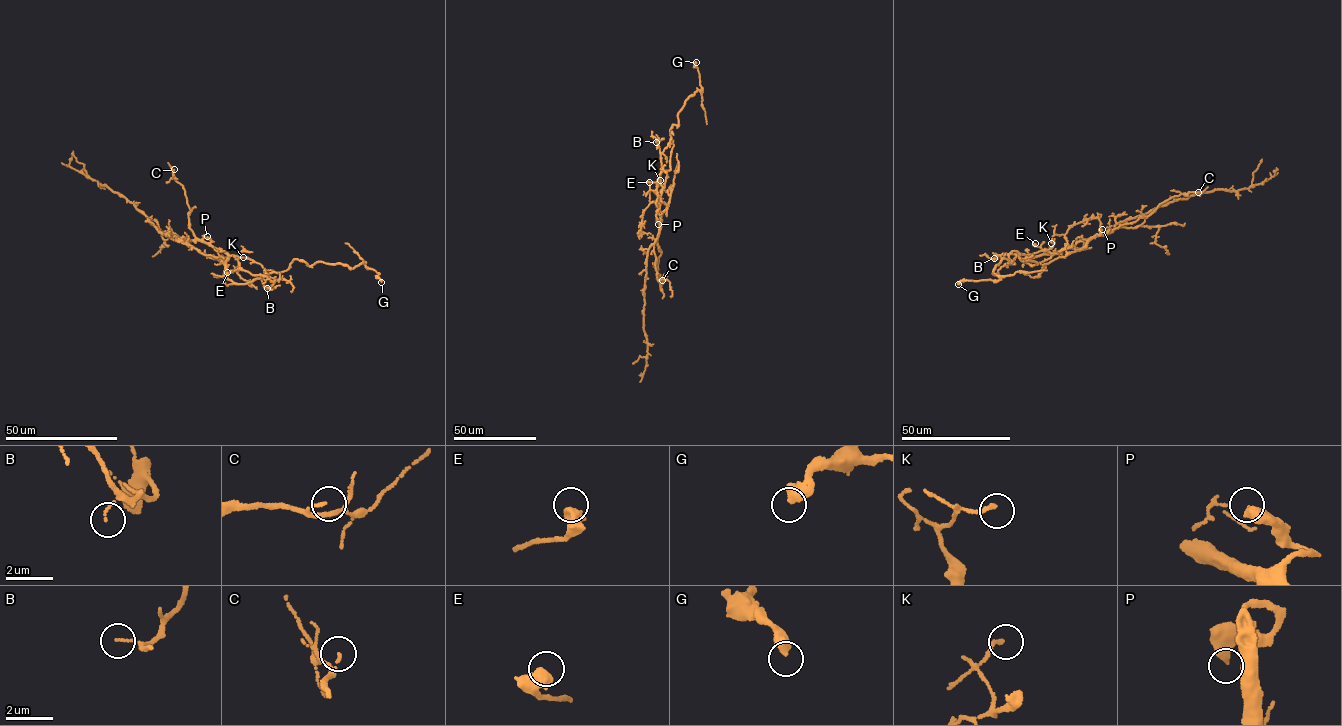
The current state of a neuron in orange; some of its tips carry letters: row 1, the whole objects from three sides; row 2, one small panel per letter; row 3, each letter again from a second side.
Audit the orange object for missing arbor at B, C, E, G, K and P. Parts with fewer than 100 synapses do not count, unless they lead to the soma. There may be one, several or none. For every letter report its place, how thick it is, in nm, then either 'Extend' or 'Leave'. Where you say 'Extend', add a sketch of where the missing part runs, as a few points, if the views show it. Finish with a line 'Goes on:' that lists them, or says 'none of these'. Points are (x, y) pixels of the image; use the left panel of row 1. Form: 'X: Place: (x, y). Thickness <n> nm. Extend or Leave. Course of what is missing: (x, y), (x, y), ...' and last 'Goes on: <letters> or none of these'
B: Place: (267, 288). Thickness 100 nm. Leave
C: Place: (174, 169). Thickness 90 nm. Leave
E: Place: (227, 272). Thickness 440 nm. Leave
G: Place: (381, 282). Thickness 500 nm. Leave
K: Place: (243, 257). Thickness 160 nm. Leave
P: Place: (207, 236). Thickness 340 nm. Leave
Goes on: none of these

